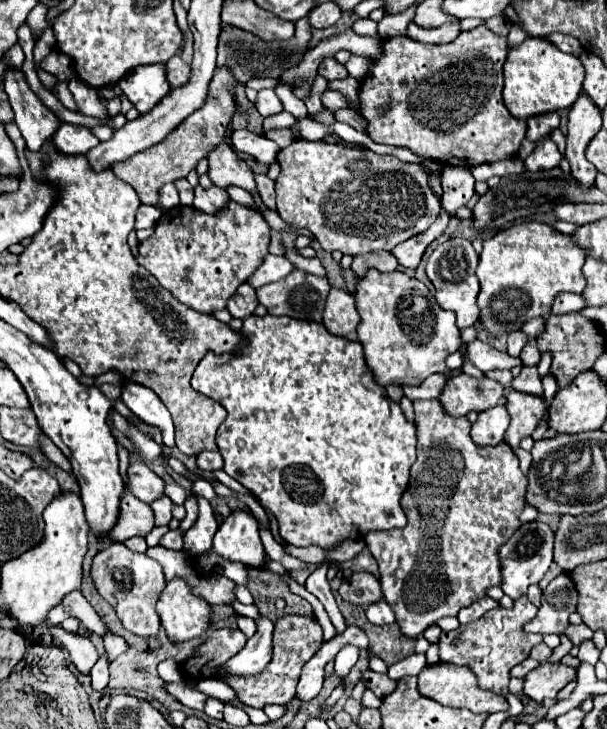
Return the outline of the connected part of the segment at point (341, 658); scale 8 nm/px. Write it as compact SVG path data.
M351 645L343 647L343 649L337 653L337 657L335 657L335 673L337 673L341 679L345 679L347 673L349 673L349 669L355 665L357 657L359 657L359 649L357 649L357 647L351 647Z

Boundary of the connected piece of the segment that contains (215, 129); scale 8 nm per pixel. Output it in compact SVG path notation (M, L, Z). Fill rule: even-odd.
M217 67L215 69L215 75L211 79L211 87L209 87L209 95L207 95L207 103L193 111L173 133L169 133L161 143L145 149L145 151L139 151L137 155L129 157L127 161L121 161L121 163L115 163L113 165L113 171L115 175L125 181L125 183L131 183L131 187L137 191L141 203L147 203L147 205L153 205L153 207L159 207L159 199L157 199L157 193L159 189L163 187L163 183L171 183L179 177L187 177L187 173L191 169L195 169L197 161L207 157L207 153L221 143L225 131L227 131L227 125L229 121L235 117L235 113L241 113L245 115L245 109L239 107L239 103L235 101L235 95L233 95L233 89L237 85L237 79L233 79L231 75L231 69L227 67ZM151 171L153 171L153 183L151 183ZM164 172L167 172L167 181L163 181L161 176Z

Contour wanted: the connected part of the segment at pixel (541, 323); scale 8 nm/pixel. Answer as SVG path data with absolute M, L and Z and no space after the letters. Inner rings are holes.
M543 317L531 319L525 327L521 327L521 331L525 331L529 337L539 337L545 333L545 319Z

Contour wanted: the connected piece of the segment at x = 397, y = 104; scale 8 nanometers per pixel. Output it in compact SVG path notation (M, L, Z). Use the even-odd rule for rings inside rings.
M483 25L459 33L457 39L447 45L425 45L409 37L383 39L381 55L371 61L369 73L359 87L359 113L367 121L369 137L375 143L409 147L413 153L437 159L445 165L477 167L481 163L513 157L525 139L527 123L515 119L503 105L501 89L505 57L507 37L499 37ZM385 103L391 103L391 109L385 115L379 115L377 107Z

